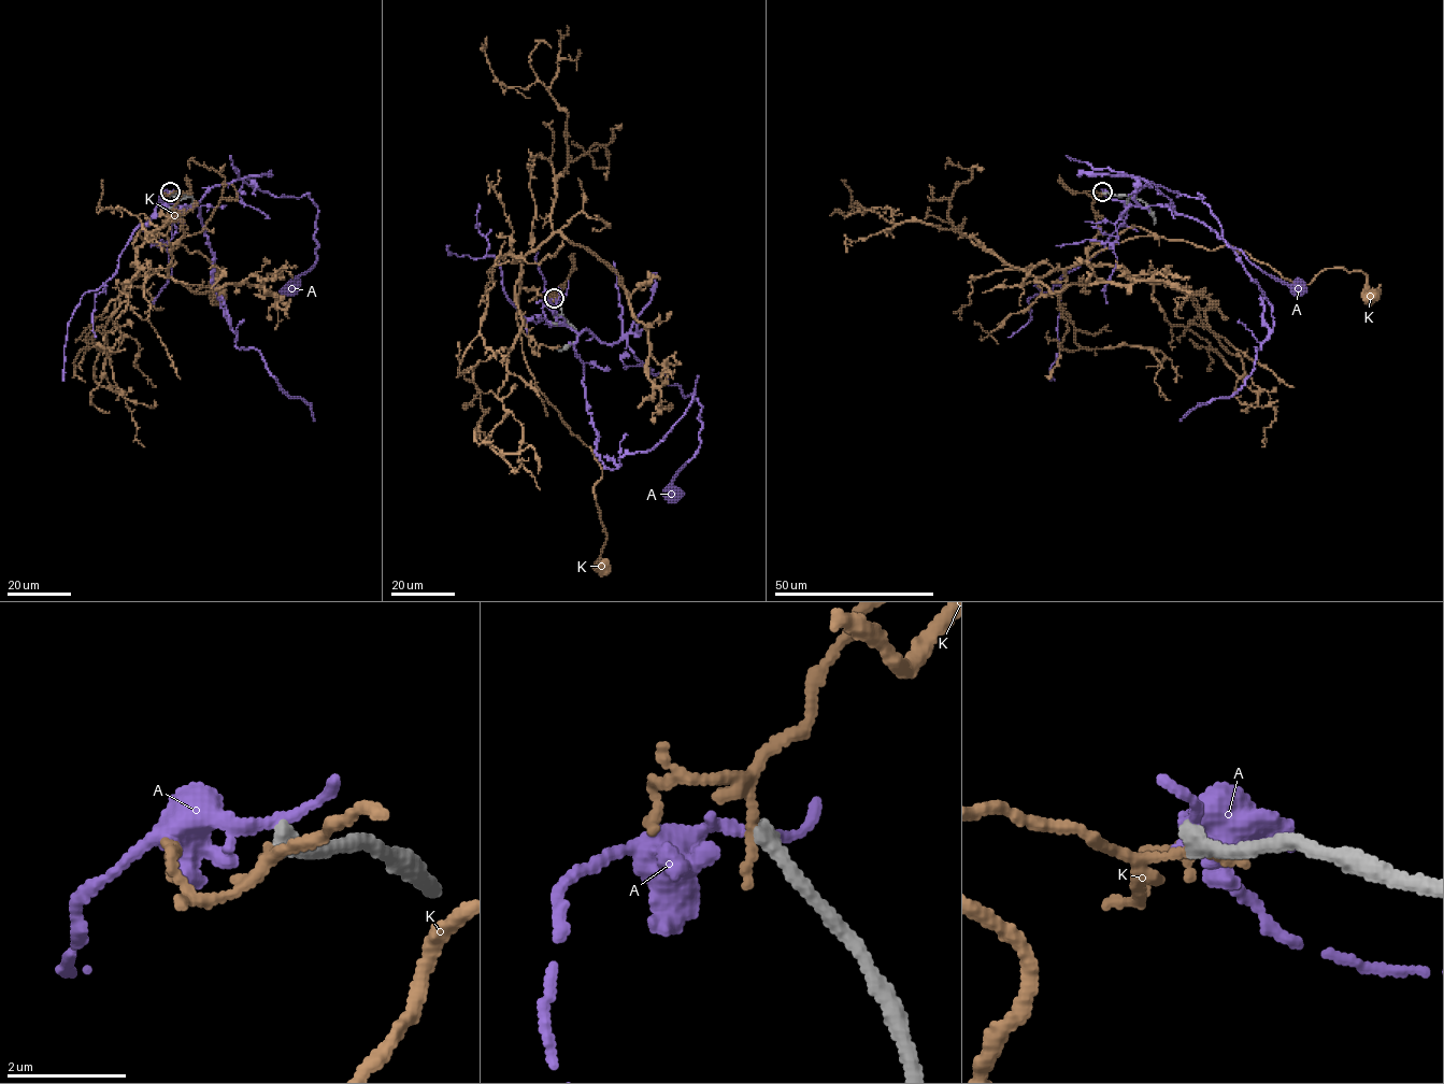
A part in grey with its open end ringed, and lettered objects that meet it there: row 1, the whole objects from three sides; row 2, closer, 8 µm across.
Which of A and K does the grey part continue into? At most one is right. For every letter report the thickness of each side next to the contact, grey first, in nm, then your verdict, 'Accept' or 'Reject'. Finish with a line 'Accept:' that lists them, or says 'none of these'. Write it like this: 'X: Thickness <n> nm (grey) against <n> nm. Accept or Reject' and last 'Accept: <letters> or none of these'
A: Thickness 300 nm (grey) against 160 nm. Reject
K: Thickness 320 nm (grey) against 120 nm. Reject
Accept: none of these

